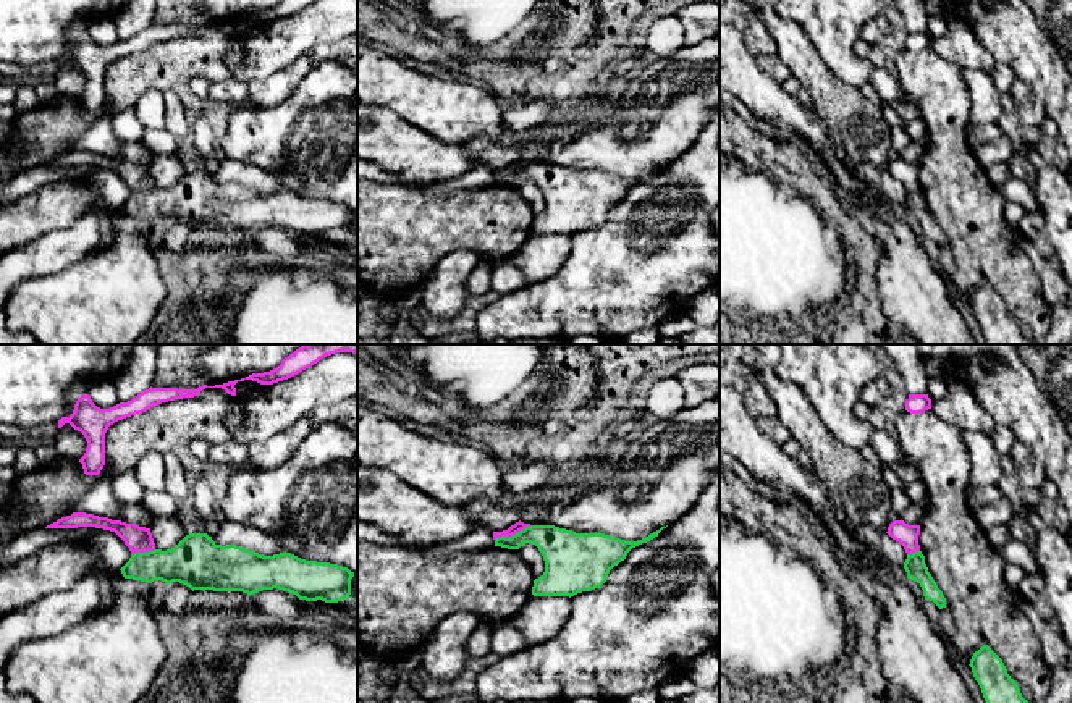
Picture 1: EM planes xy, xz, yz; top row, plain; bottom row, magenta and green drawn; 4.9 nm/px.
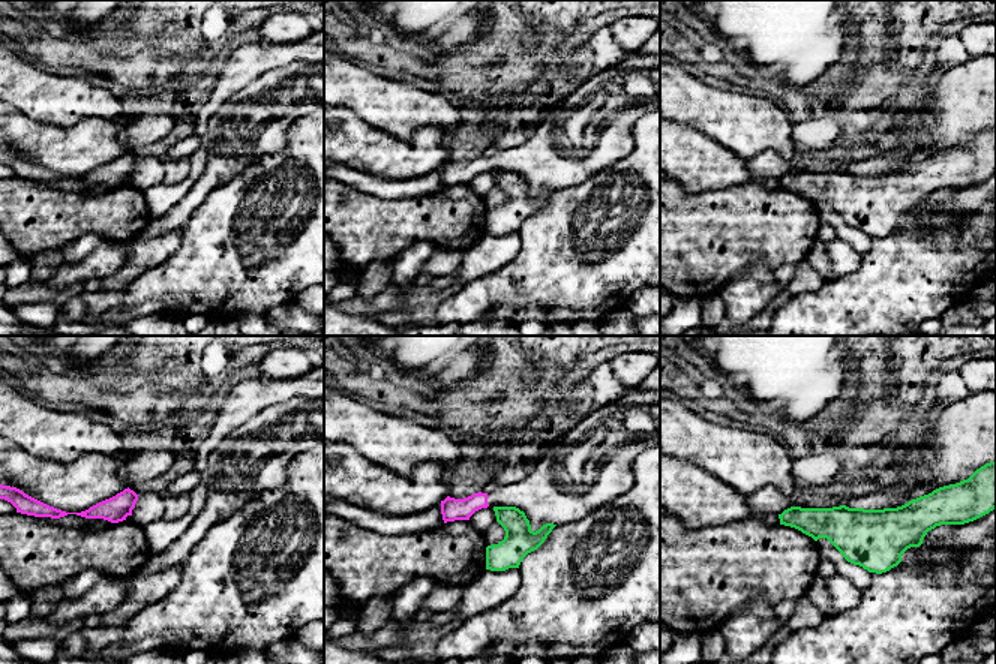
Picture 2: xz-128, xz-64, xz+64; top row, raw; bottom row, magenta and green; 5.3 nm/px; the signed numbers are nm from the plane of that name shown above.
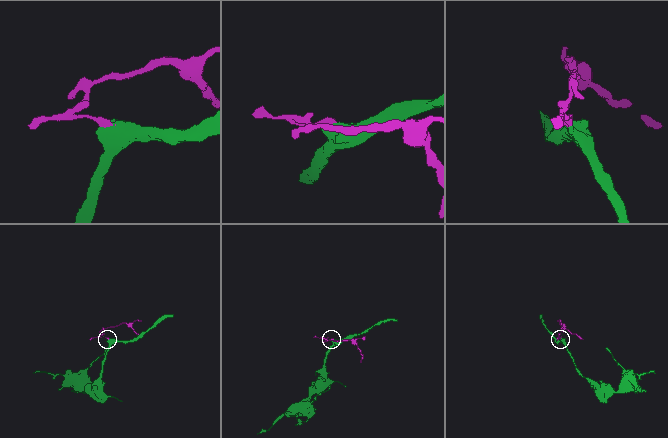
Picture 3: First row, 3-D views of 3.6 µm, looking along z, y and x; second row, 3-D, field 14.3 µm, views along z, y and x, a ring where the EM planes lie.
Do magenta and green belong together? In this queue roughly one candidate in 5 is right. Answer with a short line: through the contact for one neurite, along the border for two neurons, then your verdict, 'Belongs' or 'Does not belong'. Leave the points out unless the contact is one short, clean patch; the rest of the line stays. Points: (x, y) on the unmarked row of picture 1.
Line: xz (531, 164), (511, 173), (500, 173), (495, 178). Does not belong

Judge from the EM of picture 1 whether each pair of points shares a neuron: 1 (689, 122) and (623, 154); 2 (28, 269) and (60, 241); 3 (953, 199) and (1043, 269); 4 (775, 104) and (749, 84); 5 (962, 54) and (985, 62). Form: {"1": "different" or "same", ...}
{"1": "same", "2": "same", "3": "different", "4": "same", "5": "same"}

